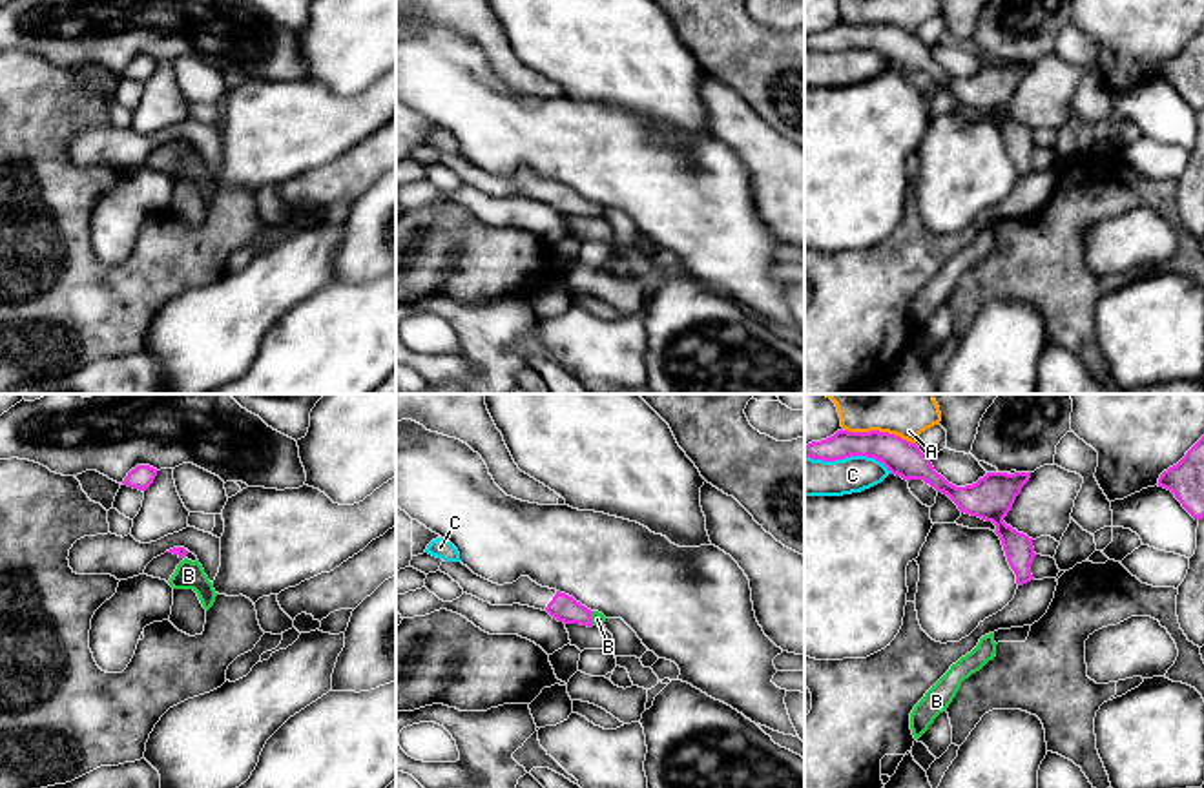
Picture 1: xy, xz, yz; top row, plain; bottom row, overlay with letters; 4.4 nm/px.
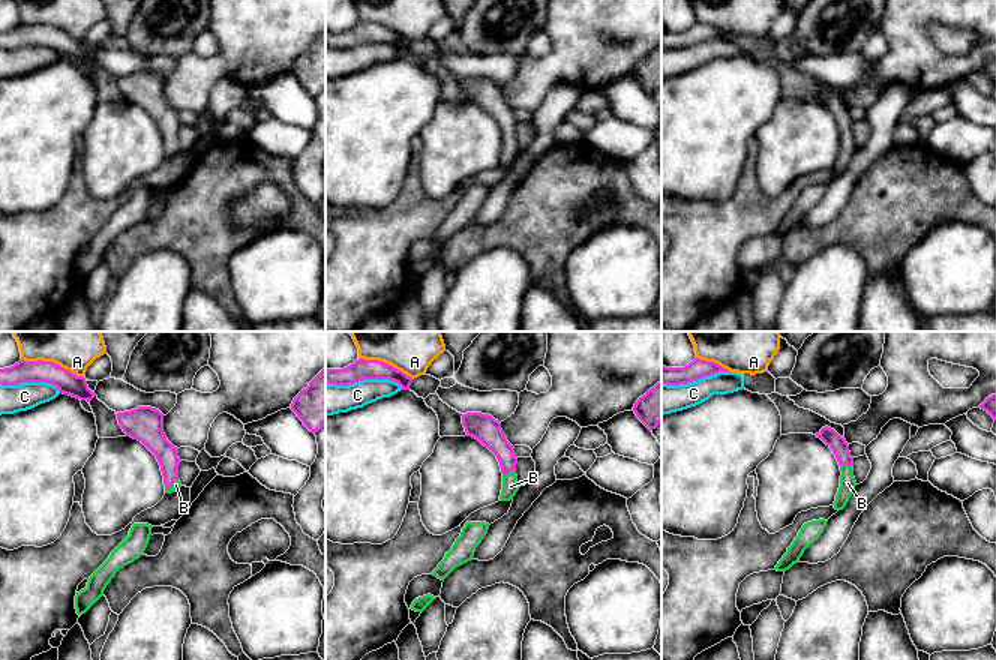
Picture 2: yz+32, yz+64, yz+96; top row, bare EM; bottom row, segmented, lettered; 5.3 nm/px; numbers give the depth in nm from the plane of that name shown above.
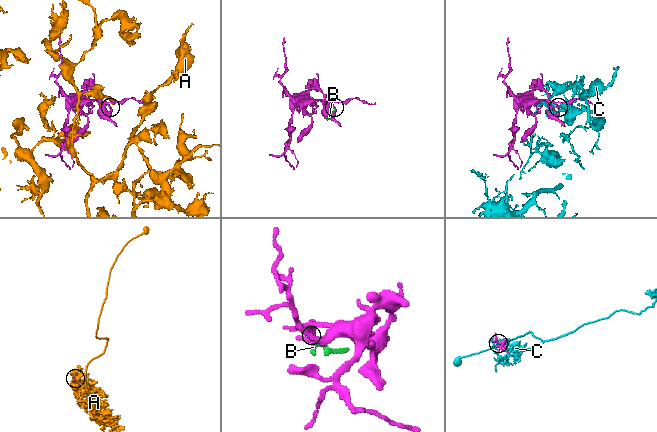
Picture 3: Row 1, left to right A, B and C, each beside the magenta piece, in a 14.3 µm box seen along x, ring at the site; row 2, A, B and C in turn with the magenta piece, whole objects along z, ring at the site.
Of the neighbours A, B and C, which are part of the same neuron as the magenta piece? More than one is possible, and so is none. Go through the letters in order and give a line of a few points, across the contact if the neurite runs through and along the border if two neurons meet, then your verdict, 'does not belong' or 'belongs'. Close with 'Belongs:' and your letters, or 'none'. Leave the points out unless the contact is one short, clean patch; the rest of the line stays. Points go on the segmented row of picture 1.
A: does not belong
B: line xz (564, 608), (590, 619), (597, 619); belongs
C: does not belong
Belongs: B

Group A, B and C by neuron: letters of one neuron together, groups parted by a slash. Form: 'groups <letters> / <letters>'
groups A / B / C

